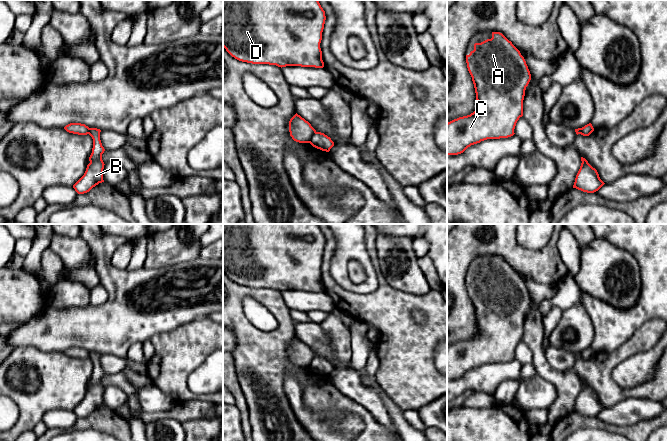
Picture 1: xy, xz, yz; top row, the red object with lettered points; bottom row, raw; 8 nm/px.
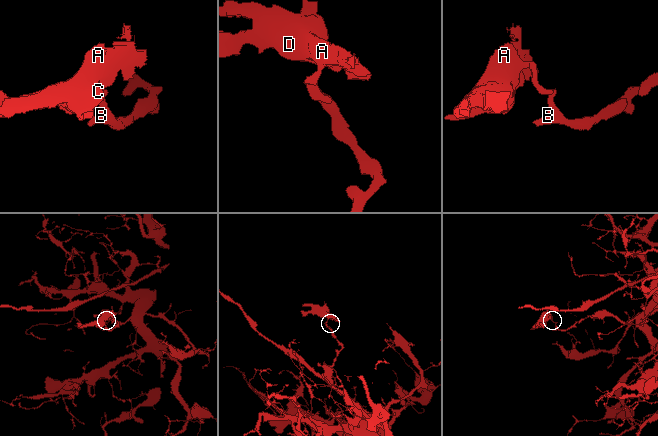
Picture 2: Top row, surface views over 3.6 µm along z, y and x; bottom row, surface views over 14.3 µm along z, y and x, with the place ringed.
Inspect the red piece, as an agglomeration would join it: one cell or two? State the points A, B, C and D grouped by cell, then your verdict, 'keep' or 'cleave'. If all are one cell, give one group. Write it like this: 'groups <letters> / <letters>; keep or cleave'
groups A C D / B; cleave

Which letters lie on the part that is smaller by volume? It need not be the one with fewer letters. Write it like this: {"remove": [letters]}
{"remove": ["A", "C", "D"]}

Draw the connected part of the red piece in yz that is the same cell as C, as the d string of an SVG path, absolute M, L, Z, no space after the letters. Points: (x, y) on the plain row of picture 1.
M492 256L492 262L474 268L474 274L466 279L468 295L475 312L477 331L473 337L447 347L447 379L463 377L471 369L487 363L500 363L513 360L517 345L523 340L525 314L531 298L520 275L502 257Z

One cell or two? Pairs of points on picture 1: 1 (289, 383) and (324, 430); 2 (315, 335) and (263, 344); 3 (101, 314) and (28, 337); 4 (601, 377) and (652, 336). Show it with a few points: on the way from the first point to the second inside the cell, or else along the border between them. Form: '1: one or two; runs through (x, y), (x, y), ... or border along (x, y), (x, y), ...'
1: one; runs through (295, 395), (297, 406), (312, 421)
2: two; border along (294, 322), (294, 333), (296, 336)
3: one; runs through (83, 327), (55, 329), (49, 335), (46, 335)
4: one; runs through (610, 363), (618, 355), (638, 343)

